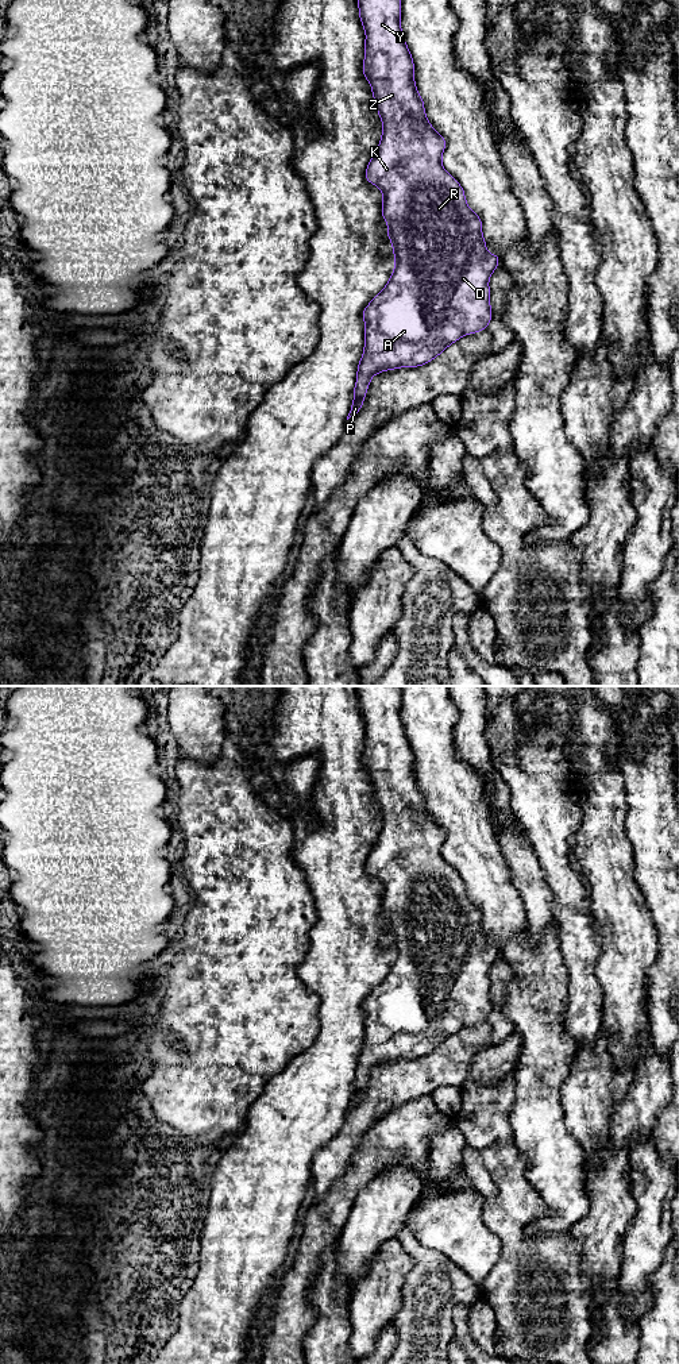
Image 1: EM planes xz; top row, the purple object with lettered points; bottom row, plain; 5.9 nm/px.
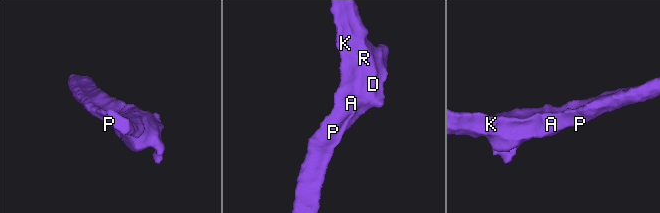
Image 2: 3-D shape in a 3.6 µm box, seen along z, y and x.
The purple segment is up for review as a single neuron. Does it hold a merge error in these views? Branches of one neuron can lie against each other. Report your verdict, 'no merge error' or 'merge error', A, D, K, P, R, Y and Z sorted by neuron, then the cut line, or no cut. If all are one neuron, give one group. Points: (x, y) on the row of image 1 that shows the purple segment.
no merge error | A D K P R Y Z | no cut

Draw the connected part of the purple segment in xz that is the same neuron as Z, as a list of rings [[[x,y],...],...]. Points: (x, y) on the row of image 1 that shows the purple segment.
[[[358,0],[358,5],[366,31],[363,74],[371,85],[383,124],[381,142],[366,169],[366,180],[382,190],[382,216],[389,226],[387,238],[393,243],[396,267],[387,285],[362,313],[366,321],[364,350],[347,420],[360,411],[370,379],[377,373],[429,363],[462,336],[487,328],[493,316],[489,278],[499,265],[498,255],[486,251],[482,220],[468,208],[463,188],[441,165],[445,139],[428,122],[414,84],[414,63],[400,26],[401,0]]]

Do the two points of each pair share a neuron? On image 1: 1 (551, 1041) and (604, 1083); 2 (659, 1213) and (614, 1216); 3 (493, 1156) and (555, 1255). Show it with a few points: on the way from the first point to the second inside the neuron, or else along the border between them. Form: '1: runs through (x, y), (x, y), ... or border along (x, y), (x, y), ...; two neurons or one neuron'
1: border along (577, 1050), (570, 1060), (568, 1075), (560, 1087); two neurons
2: border along (631, 1186), (635, 1216), (627, 1228), (622, 1244); two neurons
3: runs through (512, 1186), (512, 1233), (525, 1247); one neuron

